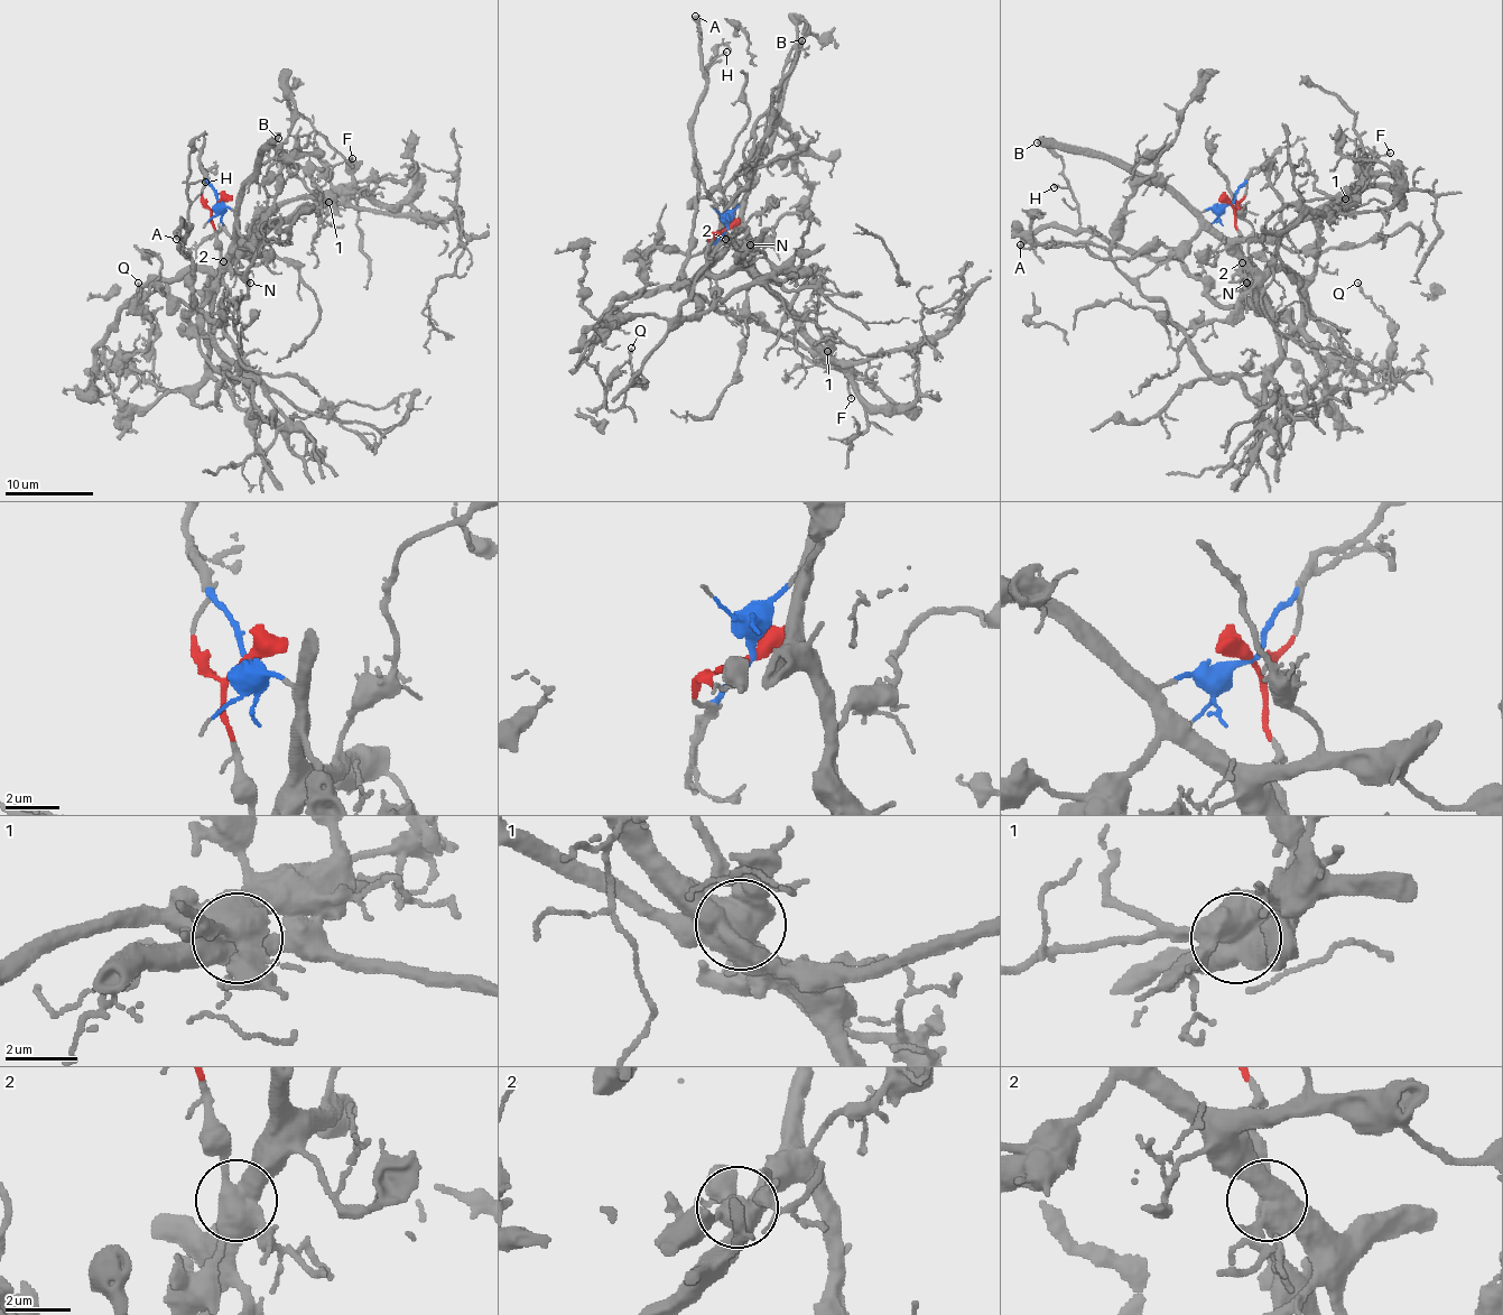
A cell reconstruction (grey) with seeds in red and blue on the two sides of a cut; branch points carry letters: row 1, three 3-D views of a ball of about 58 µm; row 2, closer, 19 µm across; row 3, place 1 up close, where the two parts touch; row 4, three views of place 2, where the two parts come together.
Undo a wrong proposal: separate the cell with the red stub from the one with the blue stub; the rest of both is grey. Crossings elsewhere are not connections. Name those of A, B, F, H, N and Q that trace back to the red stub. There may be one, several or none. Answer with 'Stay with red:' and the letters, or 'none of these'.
Stay with red: A, H, N, Q

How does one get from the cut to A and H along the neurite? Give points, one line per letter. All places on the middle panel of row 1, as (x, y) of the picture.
A: (725, 230), (718, 233), (722, 240), (692, 256), (697, 175), (693, 170), (693, 124), (706, 85), (696, 16)
H: (725, 230), (718, 233), (722, 240), (692, 256), (696, 107), (706, 68), (726, 53)

